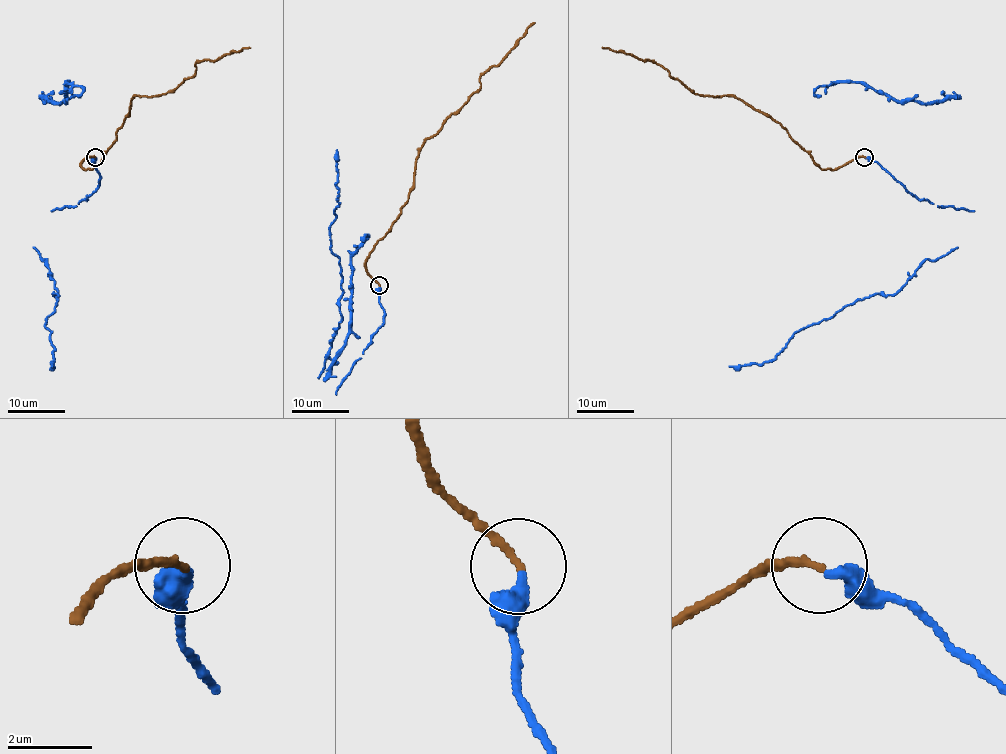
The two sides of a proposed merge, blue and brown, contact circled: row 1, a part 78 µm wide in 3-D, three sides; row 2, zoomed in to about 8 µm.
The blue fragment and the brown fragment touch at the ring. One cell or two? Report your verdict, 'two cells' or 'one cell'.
one cell

